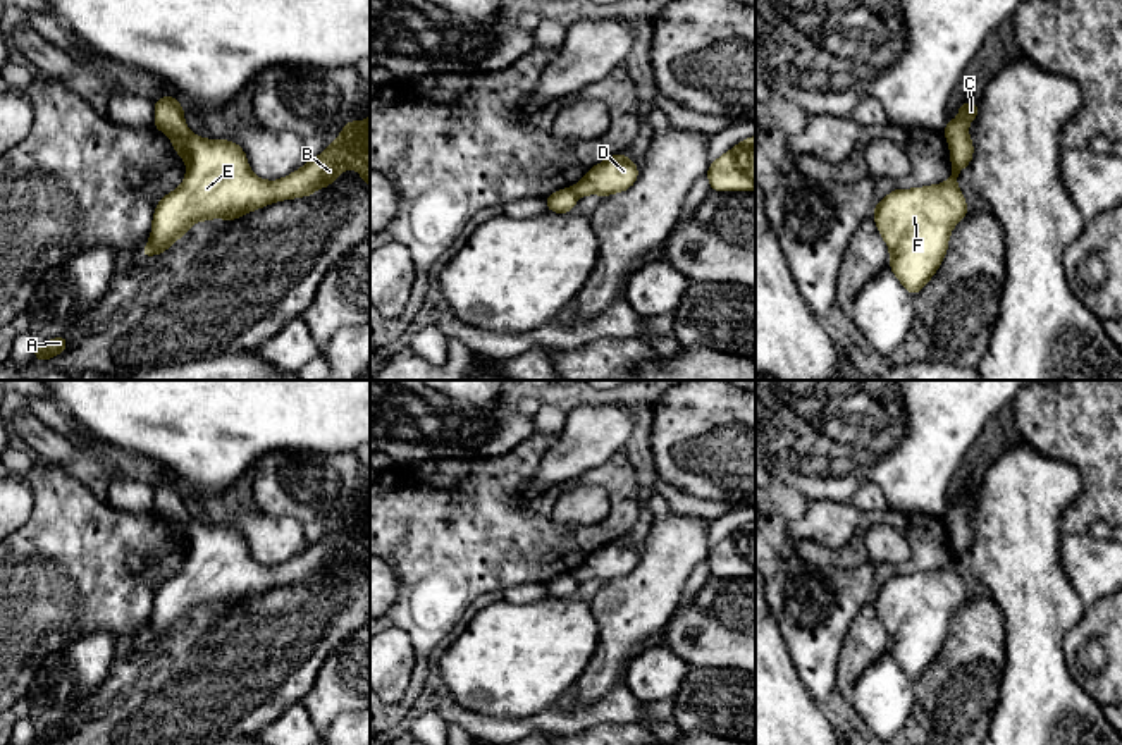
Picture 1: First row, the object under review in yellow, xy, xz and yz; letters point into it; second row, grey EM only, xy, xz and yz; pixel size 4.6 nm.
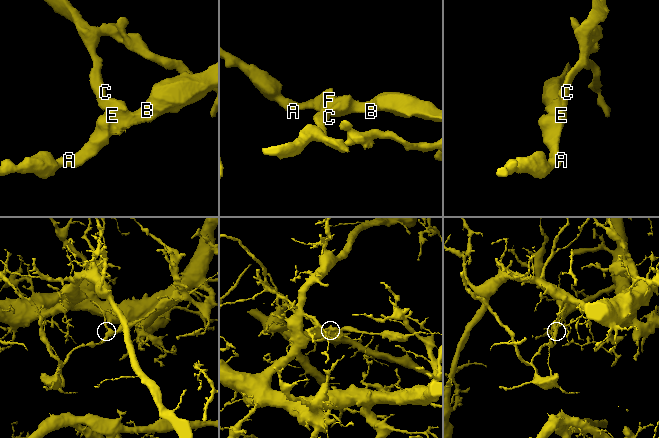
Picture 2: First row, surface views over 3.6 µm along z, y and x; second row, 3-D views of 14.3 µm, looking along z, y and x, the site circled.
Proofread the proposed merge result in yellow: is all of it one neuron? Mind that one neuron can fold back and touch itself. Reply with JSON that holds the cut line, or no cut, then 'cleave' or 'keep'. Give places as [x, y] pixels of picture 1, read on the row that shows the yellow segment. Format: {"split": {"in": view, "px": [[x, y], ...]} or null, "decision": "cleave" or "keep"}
{"split": {"in": "xy", "px": [[191, 133], [186, 162]]}, "decision": "cleave"}

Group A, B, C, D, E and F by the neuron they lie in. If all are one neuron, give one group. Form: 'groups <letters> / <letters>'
groups A B D E F / C

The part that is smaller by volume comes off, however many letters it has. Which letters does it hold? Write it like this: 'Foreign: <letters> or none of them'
Foreign: A, B, D, E, F

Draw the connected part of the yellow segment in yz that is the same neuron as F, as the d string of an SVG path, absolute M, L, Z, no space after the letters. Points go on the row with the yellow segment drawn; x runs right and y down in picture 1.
M952 169L946 182L888 193L872 210L878 232L890 249L890 270L915 296L940 268L948 239L967 213Z

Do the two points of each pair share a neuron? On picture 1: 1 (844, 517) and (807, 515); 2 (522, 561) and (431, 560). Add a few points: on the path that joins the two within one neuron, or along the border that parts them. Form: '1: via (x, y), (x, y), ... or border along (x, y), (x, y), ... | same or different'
1: via (835, 517), (816, 517) | same
2: via (499, 560), (453, 560) | same

